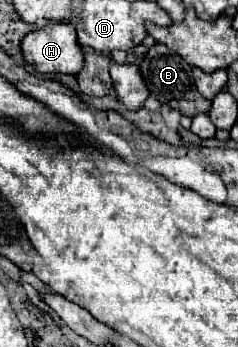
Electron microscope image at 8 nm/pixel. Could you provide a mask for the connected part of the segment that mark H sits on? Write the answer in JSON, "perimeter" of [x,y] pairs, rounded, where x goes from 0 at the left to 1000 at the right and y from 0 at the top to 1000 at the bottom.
{"perimeter":[[[231,69],[189,86],[147,86],[105,104],[88,121],[97,167],[113,184],[155,196],[164,207],[256,207],[256,213],[324,213],[349,184],[349,144],[324,127],[324,92],[307,92],[298,69]]]}

